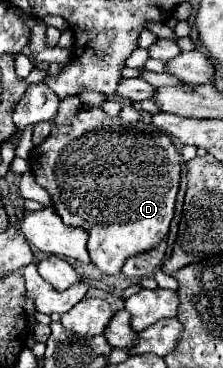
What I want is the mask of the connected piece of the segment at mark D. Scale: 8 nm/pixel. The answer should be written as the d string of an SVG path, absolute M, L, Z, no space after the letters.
M81 106L77 116L73 118L73 122L69 124L53 124L51 128L51 134L41 142L37 144L31 154L29 154L29 166L31 166L31 174L35 176L37 184L41 188L45 188L49 194L51 194L51 200L53 200L53 208L55 212L61 216L61 220L67 224L67 226L81 226L87 230L89 234L89 256L91 256L91 262L105 274L119 274L125 260L129 256L135 256L135 254L141 254L141 252L147 252L151 250L153 246L157 246L165 234L169 232L169 224L173 220L173 210L175 210L175 198L177 198L177 192L179 192L179 178L181 178L181 158L171 142L171 138L159 130L157 126L153 124L145 124L145 122L135 122L135 124L127 124L123 122L121 118L111 118L103 112L103 108L91 108L91 106Z

